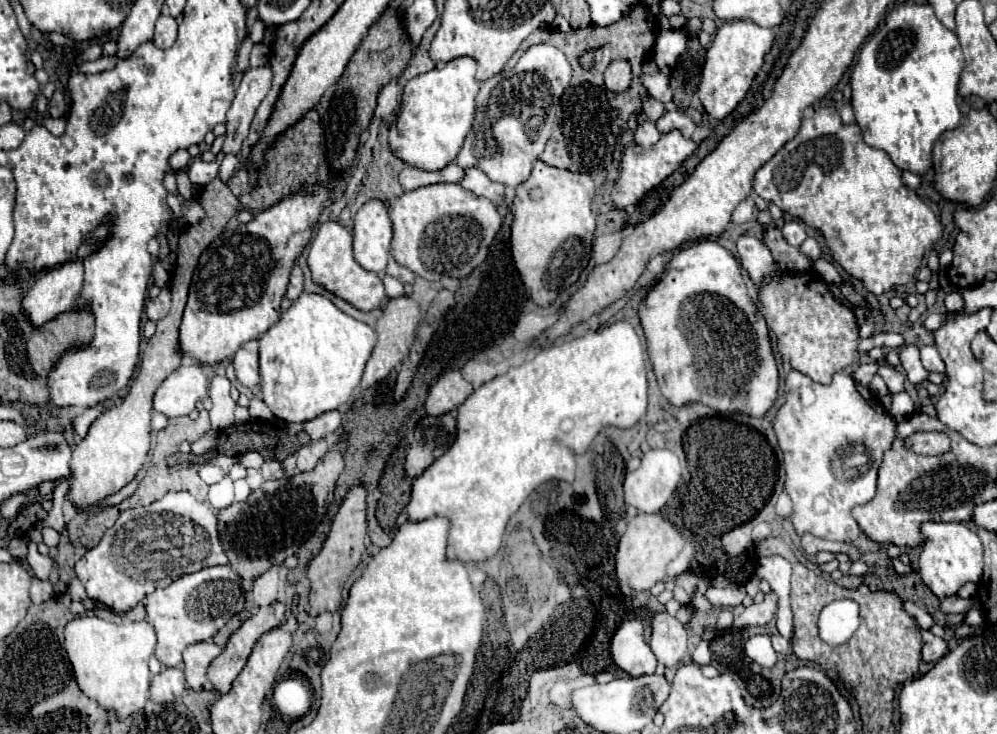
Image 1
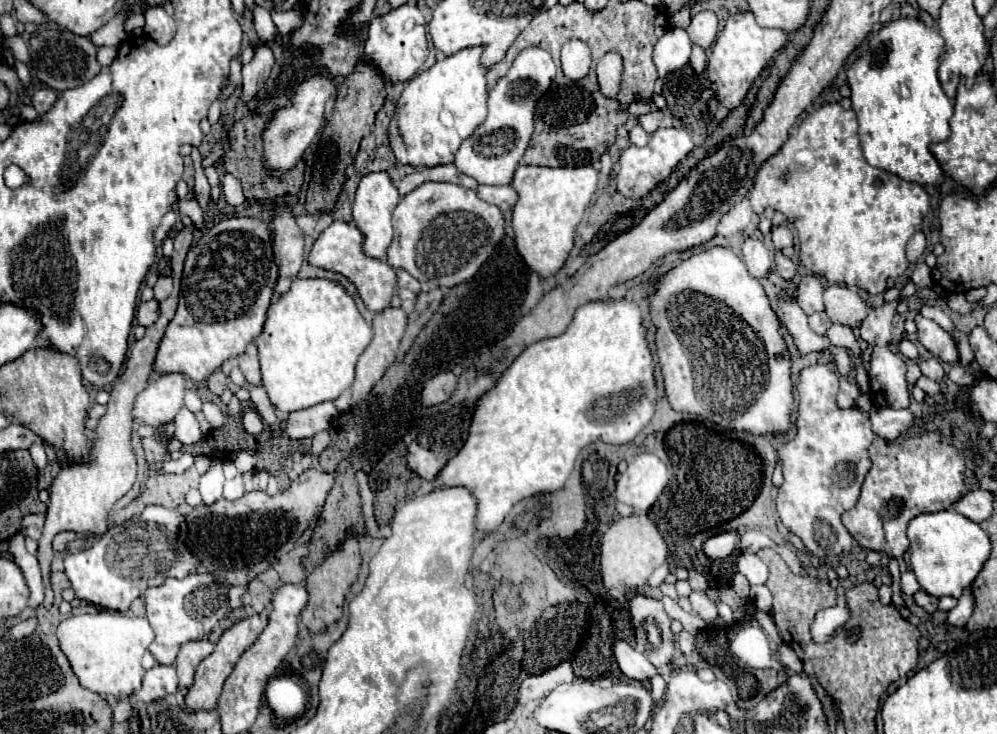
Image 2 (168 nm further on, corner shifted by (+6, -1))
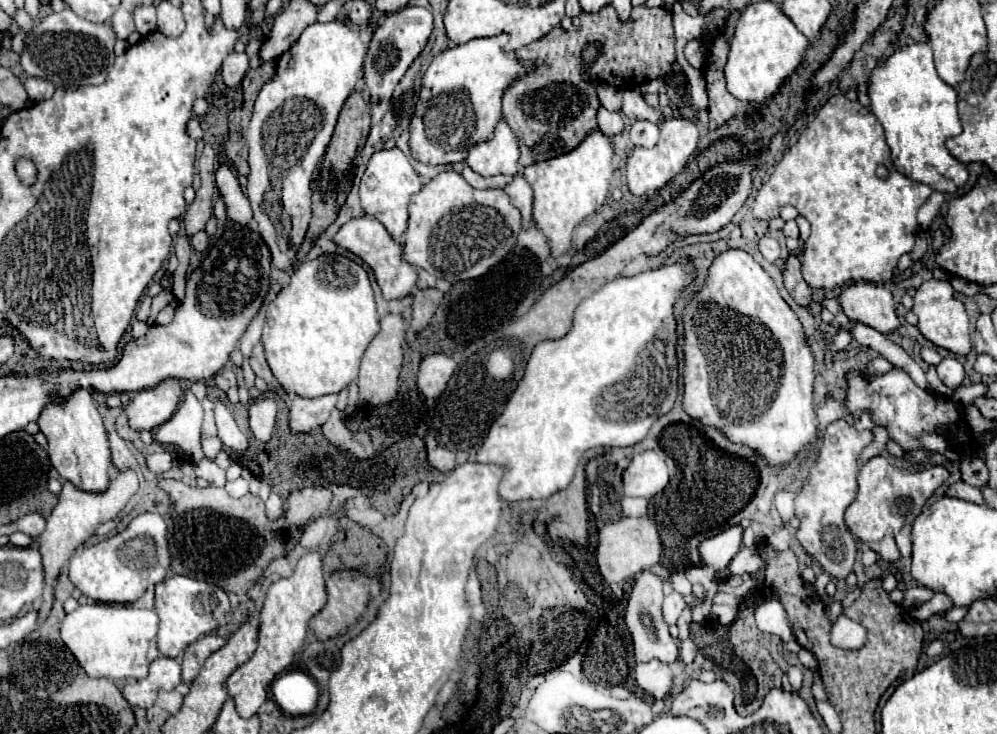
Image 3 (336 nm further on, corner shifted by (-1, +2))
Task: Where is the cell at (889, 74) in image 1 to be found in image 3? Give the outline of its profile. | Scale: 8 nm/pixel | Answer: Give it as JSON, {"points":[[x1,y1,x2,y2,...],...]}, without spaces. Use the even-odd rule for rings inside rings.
{"points":[[916,43,916,45,896,49,882,67,872,71,868,97,872,101,870,111,876,115,876,119,884,127,886,143,888,143,888,147,892,151,894,167,902,175,906,175,912,181,924,183,932,191,940,191,940,193,954,193,956,189,964,187,964,183,968,181,968,169,966,169,966,165,962,161,954,159,946,149,946,139,962,133,962,123,960,123,958,109,956,109,958,95,956,95,954,87,950,87,948,83,944,83,938,77,934,61,932,61,930,43]]}

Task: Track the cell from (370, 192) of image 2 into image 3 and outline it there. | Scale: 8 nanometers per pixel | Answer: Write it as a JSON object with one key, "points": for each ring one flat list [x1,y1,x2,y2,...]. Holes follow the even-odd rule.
{"points":[[398,147,380,149,370,157,366,171,362,175,360,201,362,201,362,207,366,209,366,213,374,215,388,229,388,233,392,233,392,237,396,241,400,241,408,227,408,201,420,189,422,189,422,181,418,177,418,173,414,171,414,167,410,165,404,151]]}

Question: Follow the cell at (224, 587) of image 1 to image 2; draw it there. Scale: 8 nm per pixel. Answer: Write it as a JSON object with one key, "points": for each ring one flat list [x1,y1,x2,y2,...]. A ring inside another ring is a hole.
{"points":[[193,574,187,578,169,578,159,588,145,590,145,604,137,598,131,608,129,616,143,616,147,606,147,620,155,630,155,640,149,646,149,652,155,656,159,664,173,664,179,652,179,646,189,640,203,640,211,634,211,630,219,624,221,618,227,616,229,604,227,594,221,588,221,582,213,574]]}

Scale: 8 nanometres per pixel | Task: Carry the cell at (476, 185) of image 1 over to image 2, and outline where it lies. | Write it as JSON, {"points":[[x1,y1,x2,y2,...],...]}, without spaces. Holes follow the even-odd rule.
{"points":[[477,186,477,196,489,204,495,204,501,212,509,212,517,200,511,186]]}

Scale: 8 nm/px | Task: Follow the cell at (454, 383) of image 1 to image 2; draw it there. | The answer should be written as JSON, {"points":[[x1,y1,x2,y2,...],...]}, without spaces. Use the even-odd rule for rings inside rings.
{"points":[[441,372,441,374,433,376,423,386,423,392,421,392,423,406,435,406,435,404,441,404,441,402,449,400,451,394,457,388,455,384,457,384,457,376,453,372]]}

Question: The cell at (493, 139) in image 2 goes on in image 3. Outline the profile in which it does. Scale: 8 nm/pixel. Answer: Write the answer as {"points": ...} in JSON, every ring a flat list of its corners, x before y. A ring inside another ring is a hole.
{"points":[[502,119,490,141,478,143,470,149,466,163,480,175,516,175,518,173,518,141,508,123]]}

